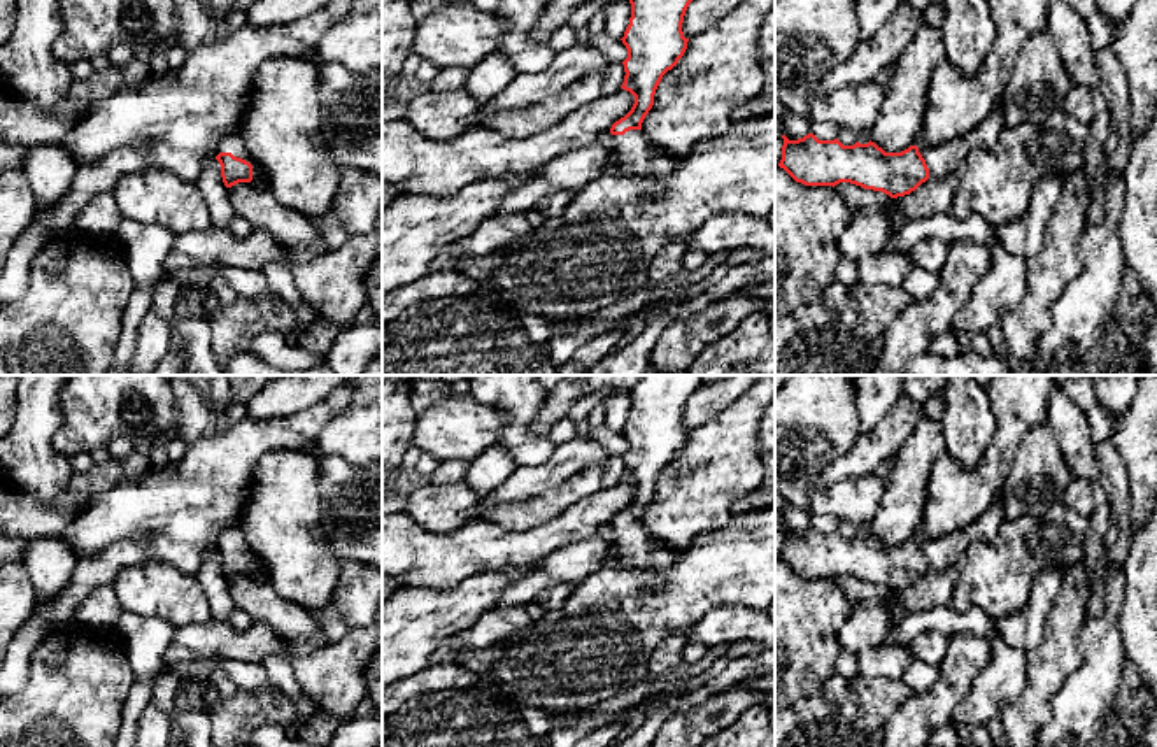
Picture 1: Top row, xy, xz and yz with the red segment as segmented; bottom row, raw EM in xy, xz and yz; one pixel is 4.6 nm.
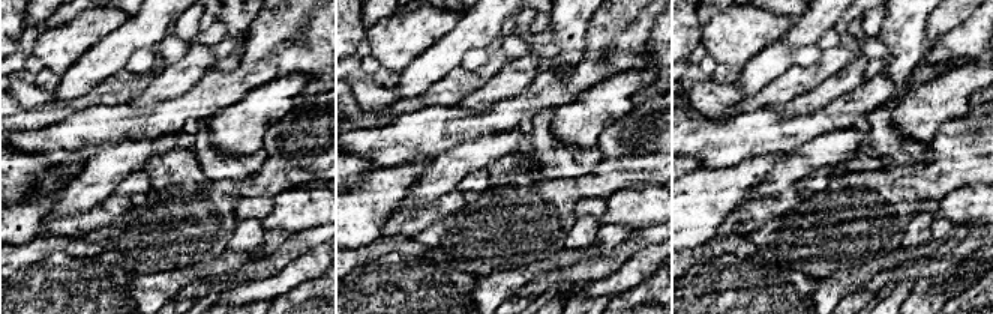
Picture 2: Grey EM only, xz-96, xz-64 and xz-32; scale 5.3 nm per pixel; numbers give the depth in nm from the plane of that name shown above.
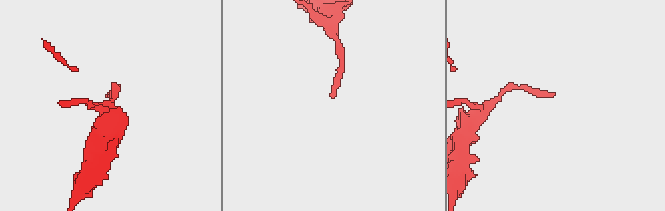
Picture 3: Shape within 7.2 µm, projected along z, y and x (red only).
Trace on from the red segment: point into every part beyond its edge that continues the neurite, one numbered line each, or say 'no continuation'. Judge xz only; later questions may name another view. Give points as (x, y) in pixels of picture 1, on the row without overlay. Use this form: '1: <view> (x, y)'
1: xz (635, 547)

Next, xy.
1: xy (234, 537)

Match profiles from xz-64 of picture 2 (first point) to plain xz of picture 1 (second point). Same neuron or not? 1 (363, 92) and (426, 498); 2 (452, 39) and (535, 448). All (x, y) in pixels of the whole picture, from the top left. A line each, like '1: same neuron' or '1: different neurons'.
1: same neuron
2: different neurons

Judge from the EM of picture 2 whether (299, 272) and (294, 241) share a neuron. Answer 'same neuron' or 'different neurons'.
same neuron

